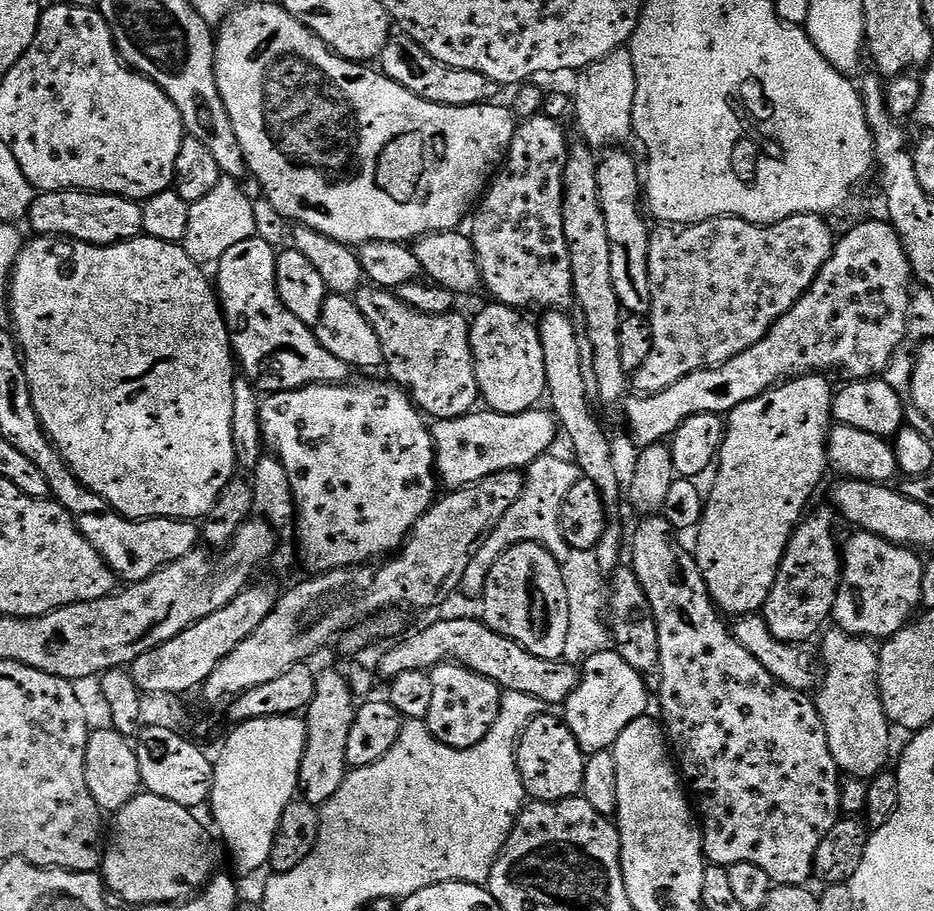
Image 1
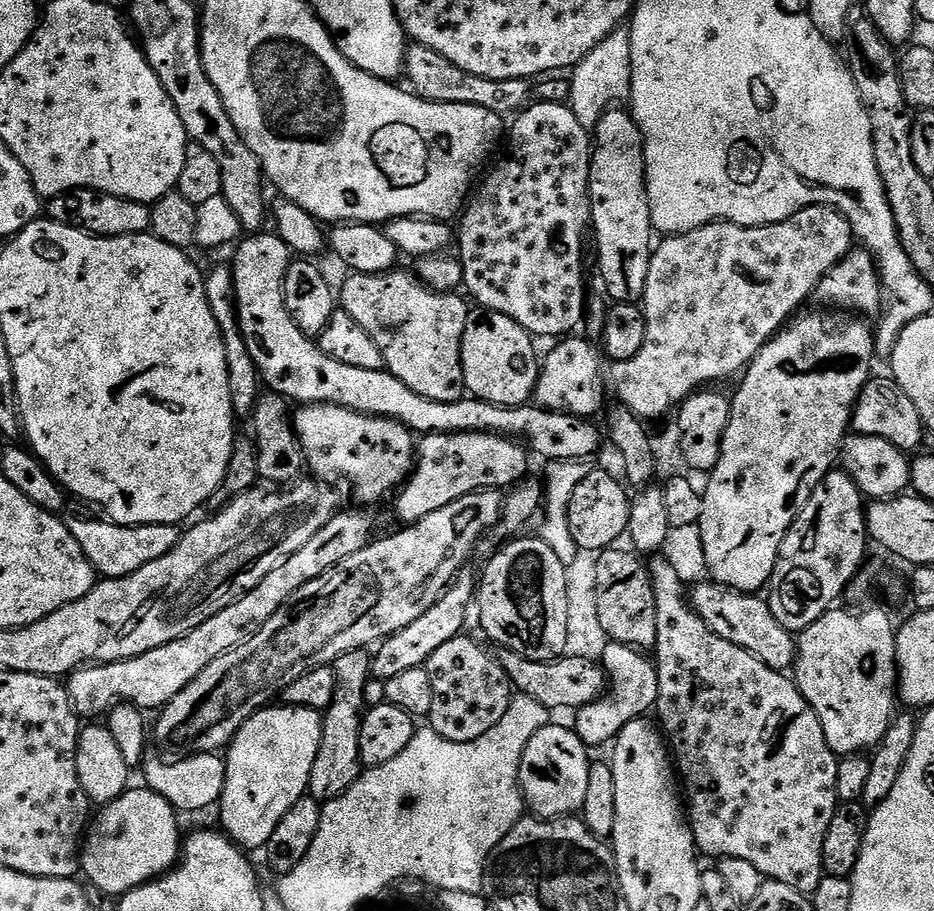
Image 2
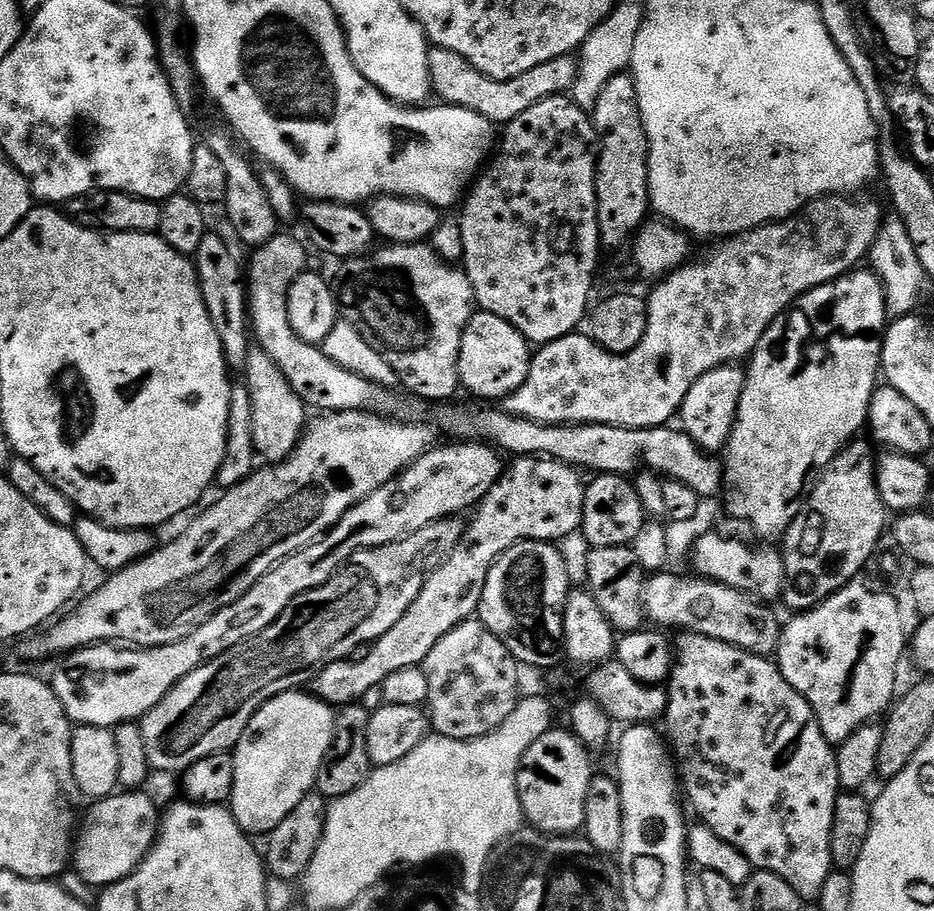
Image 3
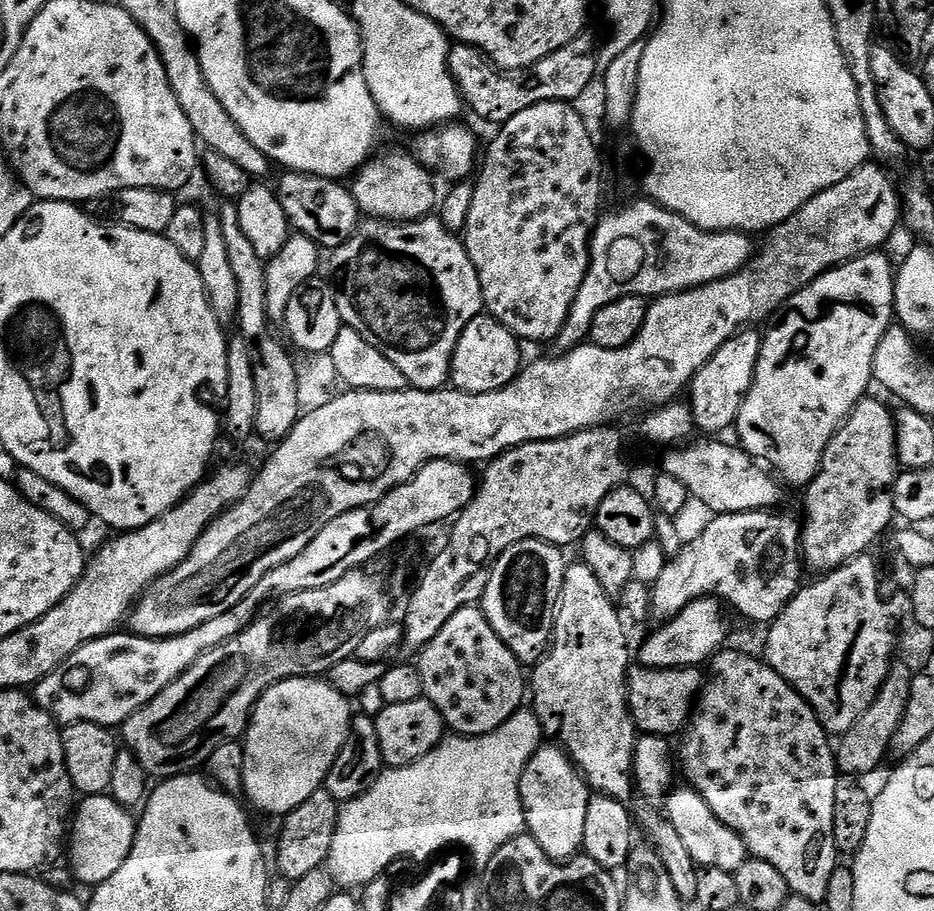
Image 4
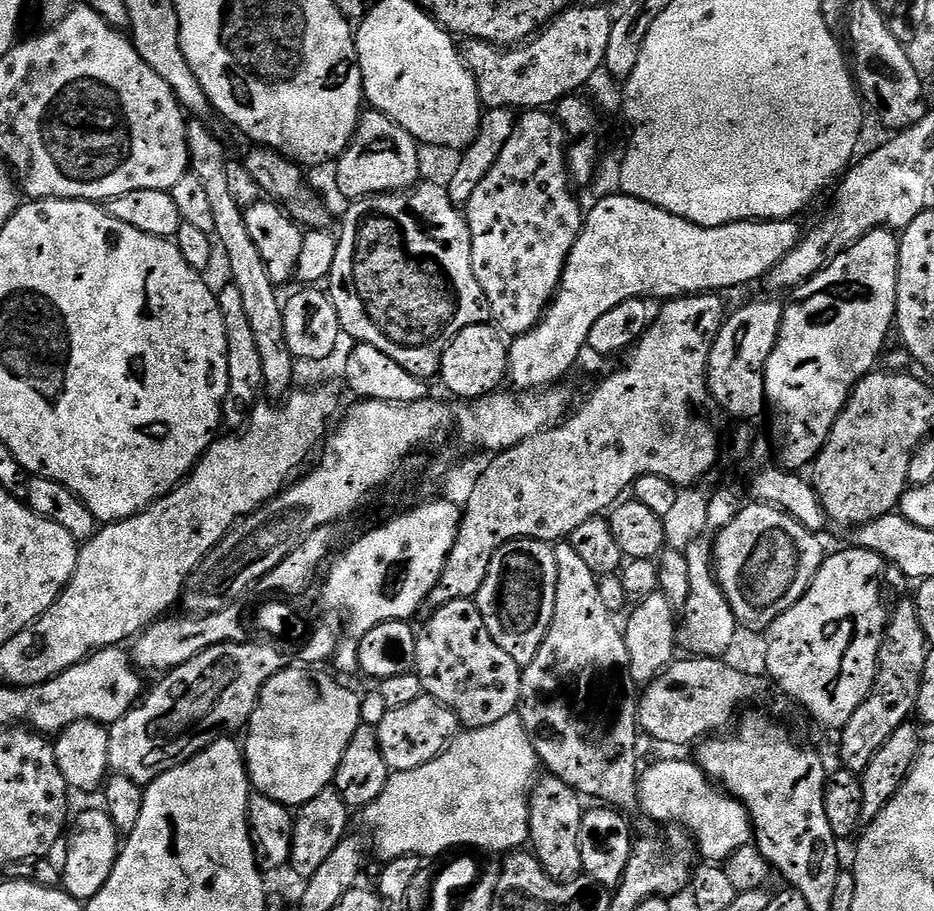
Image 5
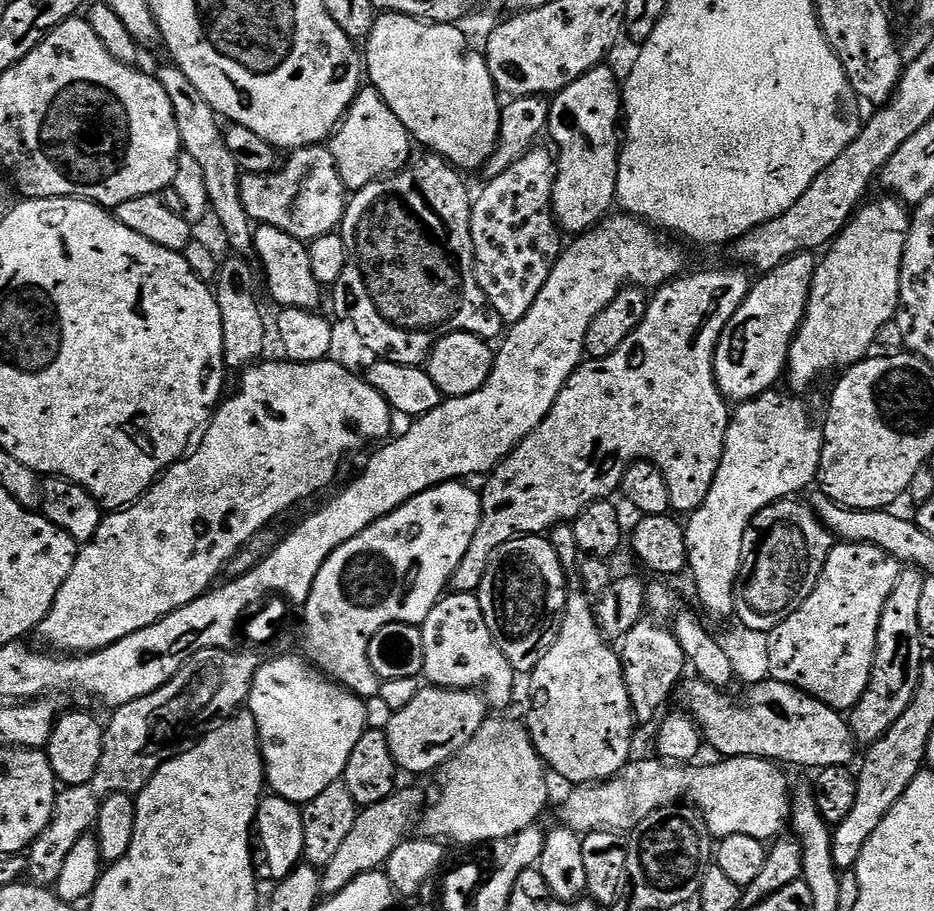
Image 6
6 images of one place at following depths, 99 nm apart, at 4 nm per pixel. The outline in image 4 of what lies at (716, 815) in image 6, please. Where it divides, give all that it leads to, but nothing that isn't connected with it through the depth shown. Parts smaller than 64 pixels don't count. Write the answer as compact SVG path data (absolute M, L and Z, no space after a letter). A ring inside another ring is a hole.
M687 786L678 788L669 791L666 797L666 805L668 804L666 819L672 823L674 830L678 830L678 835L686 845L686 851L690 853L692 861L700 868L736 873L738 866L742 866L742 862L750 859L748 848L742 842L742 838L712 813L710 806L706 806L704 799L694 789Z

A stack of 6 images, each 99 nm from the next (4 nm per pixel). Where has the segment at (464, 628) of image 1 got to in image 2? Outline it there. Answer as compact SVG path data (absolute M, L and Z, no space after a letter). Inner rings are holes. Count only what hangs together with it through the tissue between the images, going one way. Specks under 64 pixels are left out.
M504 650L499 653L498 659L517 693L542 702L542 706L546 706L549 710L556 708L579 710L599 700L606 691L604 669L590 658L565 654L558 660L531 660L517 652Z

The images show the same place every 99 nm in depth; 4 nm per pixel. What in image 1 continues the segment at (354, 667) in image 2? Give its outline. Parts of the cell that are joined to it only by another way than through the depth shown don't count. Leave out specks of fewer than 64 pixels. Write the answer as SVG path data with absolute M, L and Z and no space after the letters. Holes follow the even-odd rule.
M338 667L321 671L316 677L314 698L303 717L306 726L306 746L300 767L299 795L306 802L323 806L342 786L350 771L346 762L346 741L358 707L358 698L350 690L348 679Z

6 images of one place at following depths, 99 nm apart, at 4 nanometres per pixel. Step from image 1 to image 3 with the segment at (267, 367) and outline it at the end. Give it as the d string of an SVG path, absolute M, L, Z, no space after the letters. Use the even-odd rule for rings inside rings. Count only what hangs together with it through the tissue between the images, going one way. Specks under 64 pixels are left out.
M283 234L271 236L266 243L251 253L252 261L246 264L248 315L250 317L250 332L255 343L262 350L266 350L266 354L270 354L270 358L274 358L274 362L278 364L278 370L282 370L282 374L286 376L286 382L290 382L294 394L298 394L298 398L302 398L309 409L320 408L316 410L324 414L330 412L395 413L392 411L400 404L399 398L395 396L397 394L395 391L378 386L374 382L366 382L366 378L358 378L358 374L350 374L350 370L342 370L342 366L338 366L334 362L330 362L330 358L326 358L323 347L307 344L302 338L298 338L298 334L294 334L288 313L290 286L294 286L294 278L301 276L309 267L309 249L306 247L305 241L300 240L295 240L292 236L283 236ZM444 406L440 413L437 414L436 418L440 422L439 427L446 428L450 433L456 435L453 437L462 439L466 442L483 442L489 446L495 446L501 453L507 454L507 452L513 452L511 455L513 457L519 458L521 456L538 456L541 458L547 458L550 460L557 460L563 464L571 464L573 468L577 470L585 470L584 468L589 468L589 473L592 474L607 474L609 476L623 476L625 478L631 477L633 473L641 467L642 464L647 471L655 473L656 476L660 478L667 478L669 480L677 480L682 482L686 486L690 486L690 490L697 492L701 498L708 498L708 496L721 495L722 489L724 488L724 469L722 467L721 461L717 459L715 455L703 452L694 441L690 440L682 430L677 430L675 432L675 427L665 426L663 428L619 428L613 424L539 424L534 422L530 418L522 418L521 416L511 416L509 412L505 412L503 407L500 406L480 406L484 408L448 408L452 406Z

